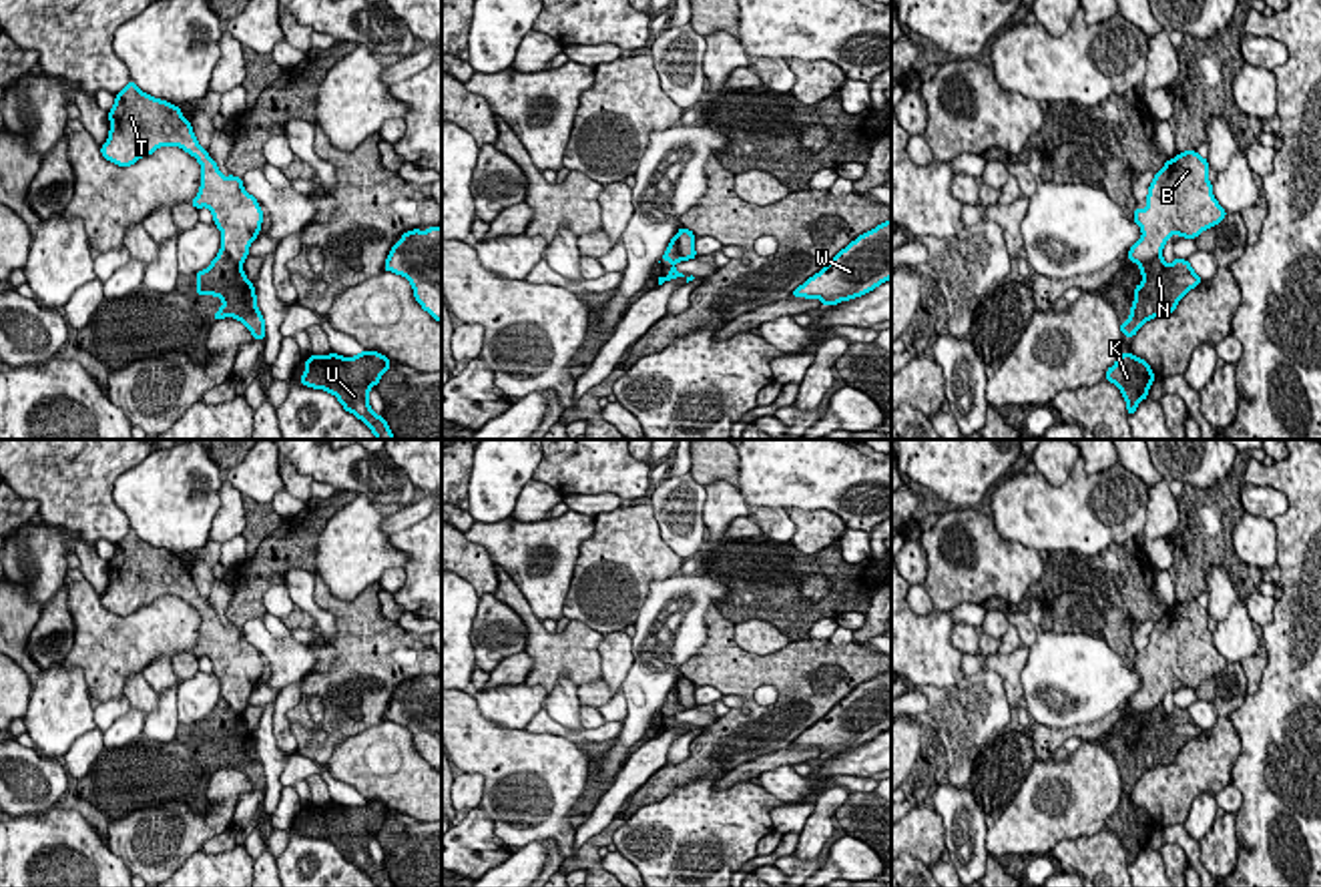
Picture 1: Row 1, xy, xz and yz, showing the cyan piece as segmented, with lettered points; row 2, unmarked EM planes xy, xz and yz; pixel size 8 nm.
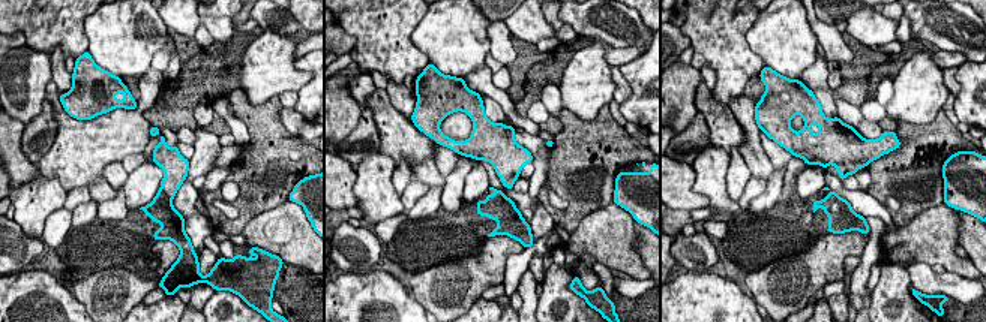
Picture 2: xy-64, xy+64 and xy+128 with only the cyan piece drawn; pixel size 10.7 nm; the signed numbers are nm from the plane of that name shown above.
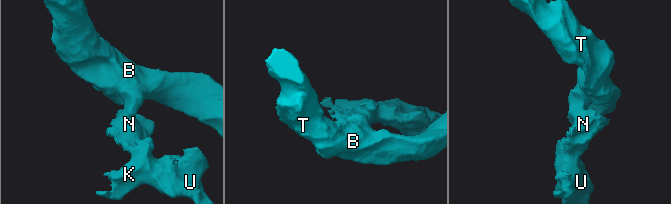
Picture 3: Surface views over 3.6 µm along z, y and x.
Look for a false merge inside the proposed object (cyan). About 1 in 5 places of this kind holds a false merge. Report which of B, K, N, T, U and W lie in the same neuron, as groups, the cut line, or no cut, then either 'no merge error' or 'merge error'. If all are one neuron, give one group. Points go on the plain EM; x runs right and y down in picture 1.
B T W / K N U | xy (221, 695), (241, 713) | merge error

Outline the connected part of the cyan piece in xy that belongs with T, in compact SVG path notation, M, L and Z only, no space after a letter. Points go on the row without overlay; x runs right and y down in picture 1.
M133 530L114 546L108 562L110 580L100 604L116 616L130 616L161 596L179 596L201 614L201 636L193 648L199 660L207 656L221 680L221 696L237 712L249 706L249 694L261 682L265 668L259 650L243 636L243 628L223 626L177 554L143 542Z

